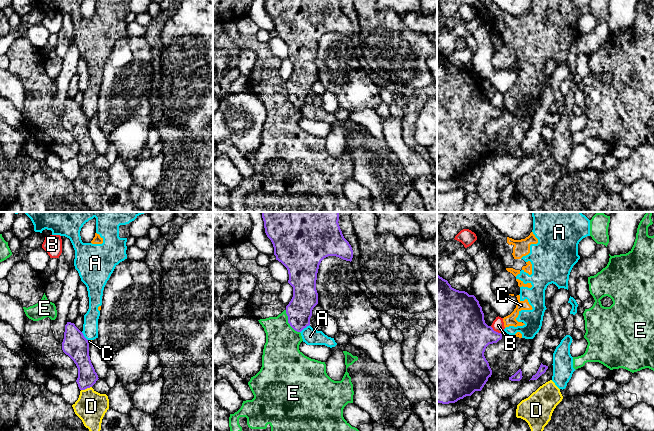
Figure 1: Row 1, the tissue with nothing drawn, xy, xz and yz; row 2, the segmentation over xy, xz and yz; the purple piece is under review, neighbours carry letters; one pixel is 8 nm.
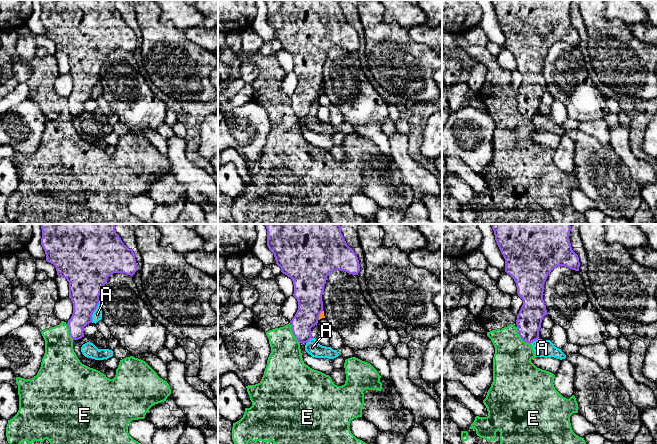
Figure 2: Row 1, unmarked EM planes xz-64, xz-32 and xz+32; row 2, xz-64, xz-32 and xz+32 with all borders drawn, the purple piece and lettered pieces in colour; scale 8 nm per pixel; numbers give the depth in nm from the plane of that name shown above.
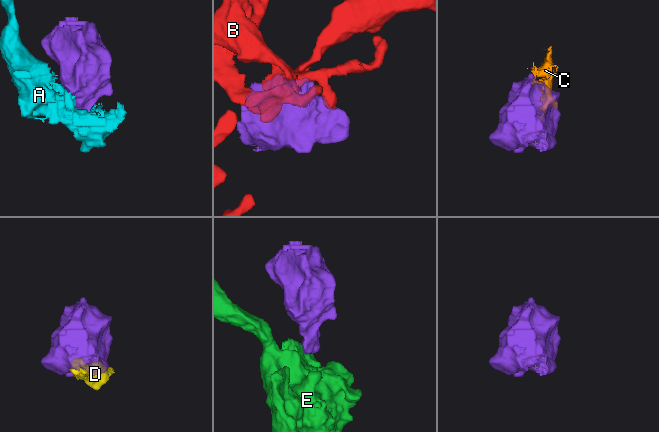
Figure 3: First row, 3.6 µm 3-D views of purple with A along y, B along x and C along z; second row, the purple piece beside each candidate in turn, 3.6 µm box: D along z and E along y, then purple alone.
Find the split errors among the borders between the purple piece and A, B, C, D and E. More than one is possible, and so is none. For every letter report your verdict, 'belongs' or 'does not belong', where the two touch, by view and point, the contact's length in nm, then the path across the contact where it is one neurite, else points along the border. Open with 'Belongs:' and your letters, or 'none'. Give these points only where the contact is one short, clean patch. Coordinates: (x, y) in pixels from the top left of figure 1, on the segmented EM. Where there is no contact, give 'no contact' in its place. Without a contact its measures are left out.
Belongs: none
A: does not belong; contact xz (304, 327); length 100 nm
B: does not belong; contact yz (495, 331); length 110 nm
C: does not belong; contact xy (87, 341); length 30 nm; border xy (87, 340), (89, 342)
D: does not belong; contact xy (86, 388); length 90 nm
E: does not belong; contact xz (288, 322); length 220 nm; border xz (285, 310), (288, 316), (288, 323), (299, 332)

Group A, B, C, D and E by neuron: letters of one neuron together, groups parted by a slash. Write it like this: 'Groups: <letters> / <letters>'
Groups: A C / B / D / E

